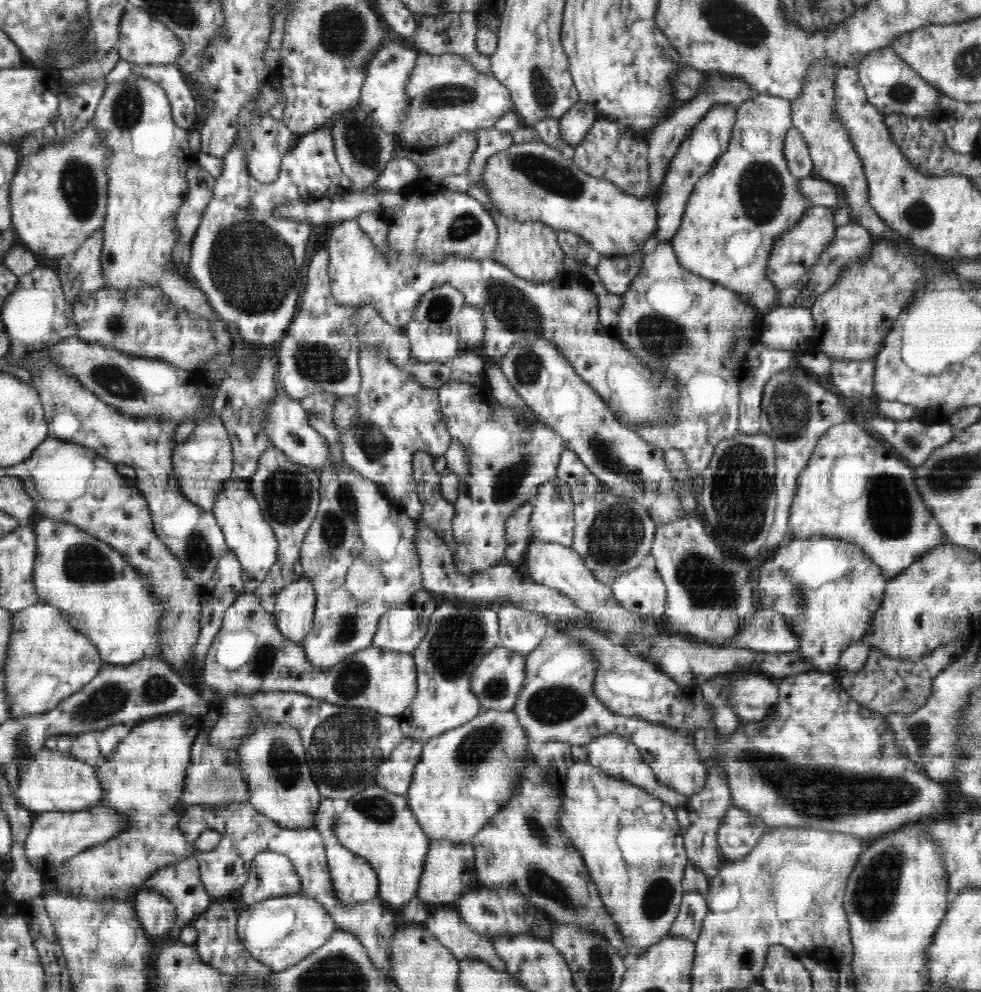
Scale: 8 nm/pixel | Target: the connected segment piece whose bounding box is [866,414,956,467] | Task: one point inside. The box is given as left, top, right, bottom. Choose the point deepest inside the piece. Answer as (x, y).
(914, 441)

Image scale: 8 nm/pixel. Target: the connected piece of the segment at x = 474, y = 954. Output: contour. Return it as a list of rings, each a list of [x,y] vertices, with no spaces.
[[[456,908],[438,910],[423,924],[442,943],[452,951],[456,960],[474,958],[488,962],[491,968],[504,971],[507,964],[496,955],[489,938],[474,932],[457,912]]]

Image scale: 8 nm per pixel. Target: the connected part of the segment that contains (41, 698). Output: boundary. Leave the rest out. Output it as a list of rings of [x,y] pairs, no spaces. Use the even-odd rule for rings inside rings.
[[[37,602],[28,608],[12,611],[12,633],[6,652],[6,699],[10,701],[10,719],[19,719],[28,715],[45,713],[55,709],[59,702],[88,684],[103,667],[104,662],[98,653],[98,647],[86,634],[77,632],[70,625],[72,617],[62,609],[46,603]]]

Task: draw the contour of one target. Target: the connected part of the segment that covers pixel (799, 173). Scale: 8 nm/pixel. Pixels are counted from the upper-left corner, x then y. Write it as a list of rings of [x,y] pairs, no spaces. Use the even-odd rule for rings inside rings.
[[[794,126],[786,133],[784,153],[788,169],[794,177],[817,178],[814,174],[814,161],[812,161],[808,145],[802,138],[802,133]]]

